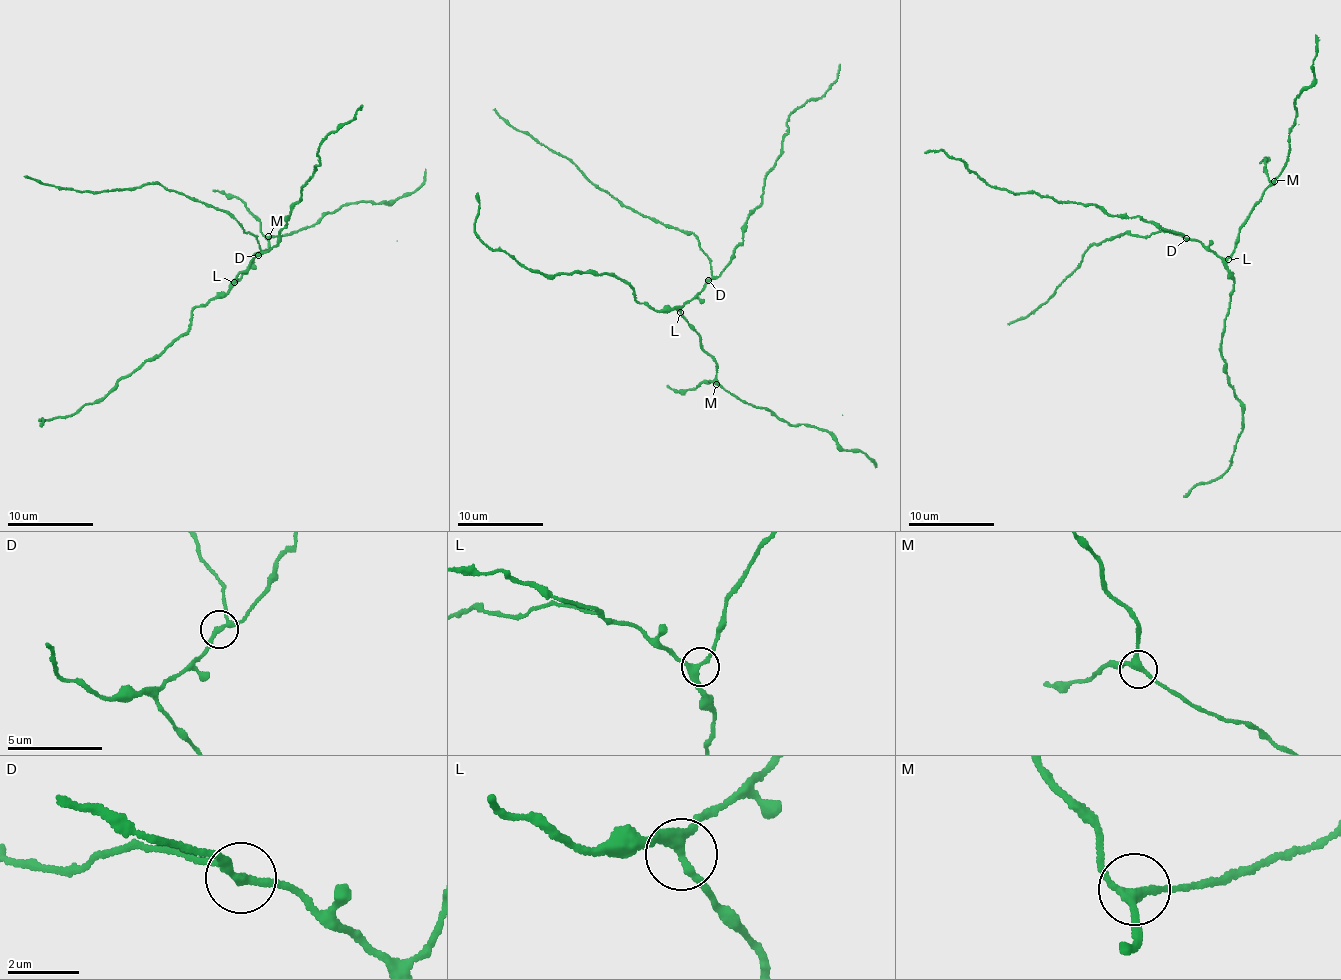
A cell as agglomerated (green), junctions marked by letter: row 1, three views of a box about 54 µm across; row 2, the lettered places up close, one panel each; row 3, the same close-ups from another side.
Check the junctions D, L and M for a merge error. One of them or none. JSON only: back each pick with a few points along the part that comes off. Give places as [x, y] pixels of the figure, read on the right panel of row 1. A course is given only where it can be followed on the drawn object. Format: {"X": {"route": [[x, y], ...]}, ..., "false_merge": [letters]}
{"false_merge": []}

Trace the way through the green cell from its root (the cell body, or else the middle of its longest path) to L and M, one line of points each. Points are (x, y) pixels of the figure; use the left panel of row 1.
L: (249, 262), (234, 282)
M: (249, 262), (234, 280), (241, 277), (253, 257), (269, 249), (268, 236)

